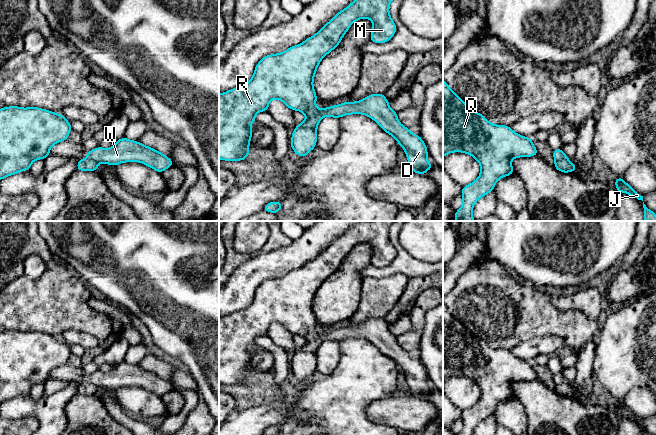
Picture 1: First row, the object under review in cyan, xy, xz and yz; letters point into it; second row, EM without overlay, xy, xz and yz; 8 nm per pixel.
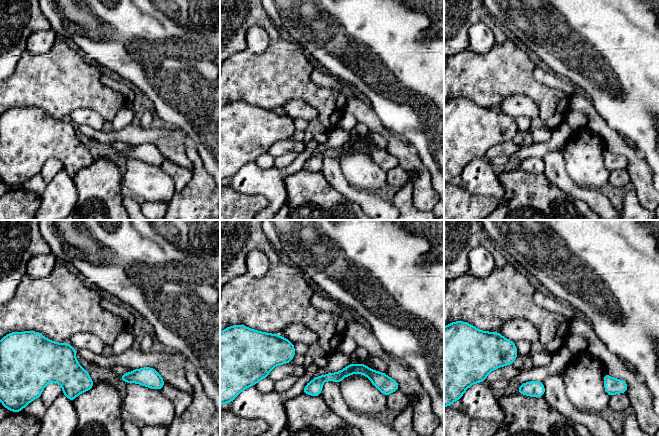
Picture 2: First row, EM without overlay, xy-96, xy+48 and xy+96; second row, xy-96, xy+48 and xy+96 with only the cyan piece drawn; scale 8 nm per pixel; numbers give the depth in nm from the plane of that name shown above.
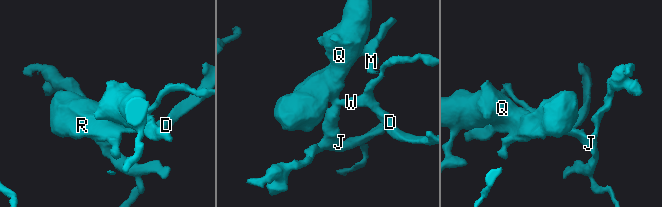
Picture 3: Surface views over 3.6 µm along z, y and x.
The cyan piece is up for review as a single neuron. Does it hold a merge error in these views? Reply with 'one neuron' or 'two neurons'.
two neurons

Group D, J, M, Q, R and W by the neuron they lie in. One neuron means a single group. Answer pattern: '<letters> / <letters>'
D W / J M Q R

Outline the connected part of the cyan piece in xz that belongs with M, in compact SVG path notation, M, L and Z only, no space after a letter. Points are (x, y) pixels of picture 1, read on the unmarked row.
M358 221L303 267L291 270L282 277L263 281L256 289L252 303L247 308L220 317L219 383L241 385L247 382L253 358L250 349L256 346L255 339L258 336L268 335L272 323L280 323L291 334L297 334L306 339L306 344L295 351L290 370L299 381L307 380L308 376L316 370L317 350L322 343L315 330L317 320L313 312L313 304L319 287L325 279L339 269L352 247L362 242L372 245L373 254L370 261L372 266L381 268L389 265L397 255L389 238L389 230L394 222Z

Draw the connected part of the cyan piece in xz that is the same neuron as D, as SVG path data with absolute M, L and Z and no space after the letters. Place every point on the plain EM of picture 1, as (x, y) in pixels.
M371 318L363 324L356 325L354 327L348 325L339 329L318 333L318 336L321 341L328 340L335 342L340 342L344 339L350 338L367 339L371 343L375 344L385 356L393 360L397 364L398 369L401 369L403 371L409 386L409 390L413 396L425 399L425 396L432 393L432 391L434 390L430 388L427 384L428 374L425 367L420 362L420 359L412 358L409 352L404 351L397 344L398 337L394 336L390 332L389 326L384 320L384 318Z

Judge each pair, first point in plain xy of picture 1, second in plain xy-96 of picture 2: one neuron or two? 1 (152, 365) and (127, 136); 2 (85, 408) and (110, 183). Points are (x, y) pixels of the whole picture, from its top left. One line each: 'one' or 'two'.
1: one
2: one

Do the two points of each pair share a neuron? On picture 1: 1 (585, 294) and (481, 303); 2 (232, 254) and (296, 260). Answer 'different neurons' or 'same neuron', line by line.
1: different neurons
2: different neurons

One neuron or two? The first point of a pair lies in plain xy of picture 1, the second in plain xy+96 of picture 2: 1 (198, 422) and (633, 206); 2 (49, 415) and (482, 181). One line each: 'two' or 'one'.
1: two
2: one

